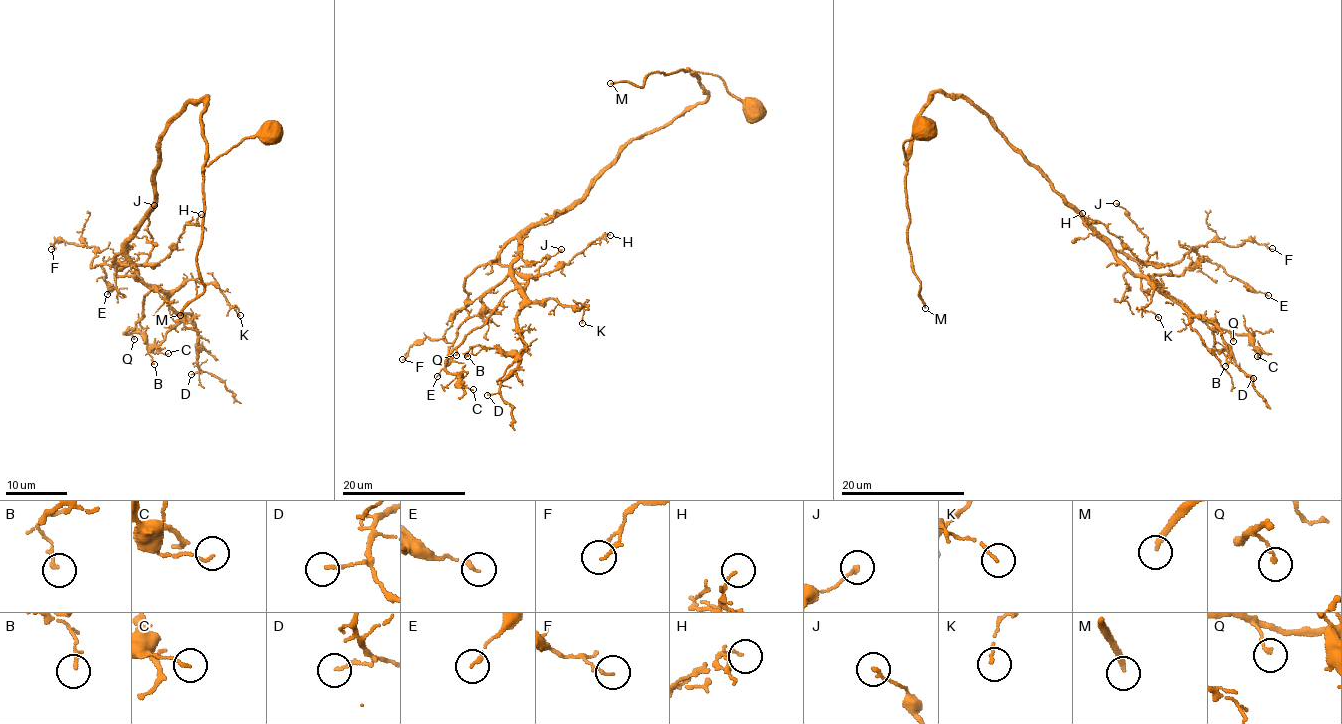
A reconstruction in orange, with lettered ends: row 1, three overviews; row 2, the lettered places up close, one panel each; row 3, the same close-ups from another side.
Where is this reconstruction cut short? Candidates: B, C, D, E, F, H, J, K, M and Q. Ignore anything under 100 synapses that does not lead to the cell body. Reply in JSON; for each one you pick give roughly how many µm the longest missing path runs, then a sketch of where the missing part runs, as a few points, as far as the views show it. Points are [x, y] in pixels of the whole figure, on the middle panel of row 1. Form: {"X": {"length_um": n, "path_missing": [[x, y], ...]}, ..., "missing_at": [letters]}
{"M": {"length_um": 300}, "missing_at": ["M"]}

